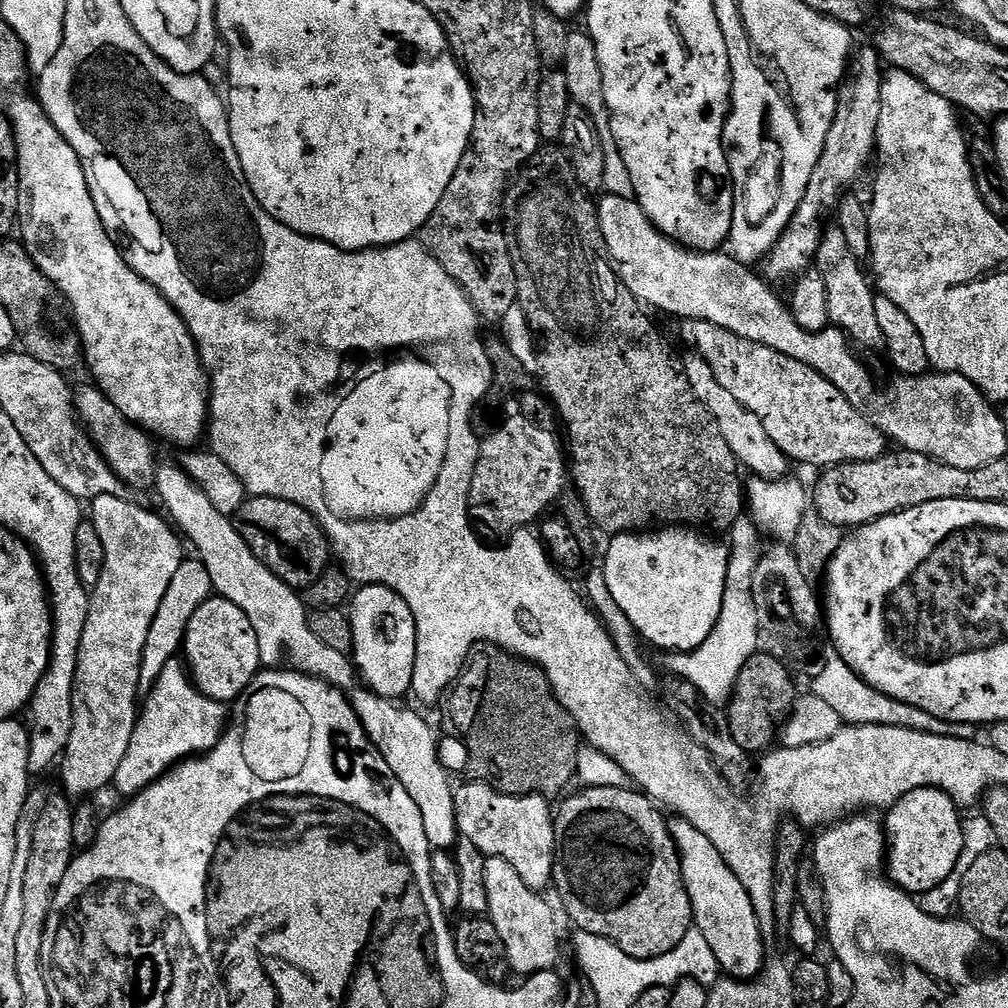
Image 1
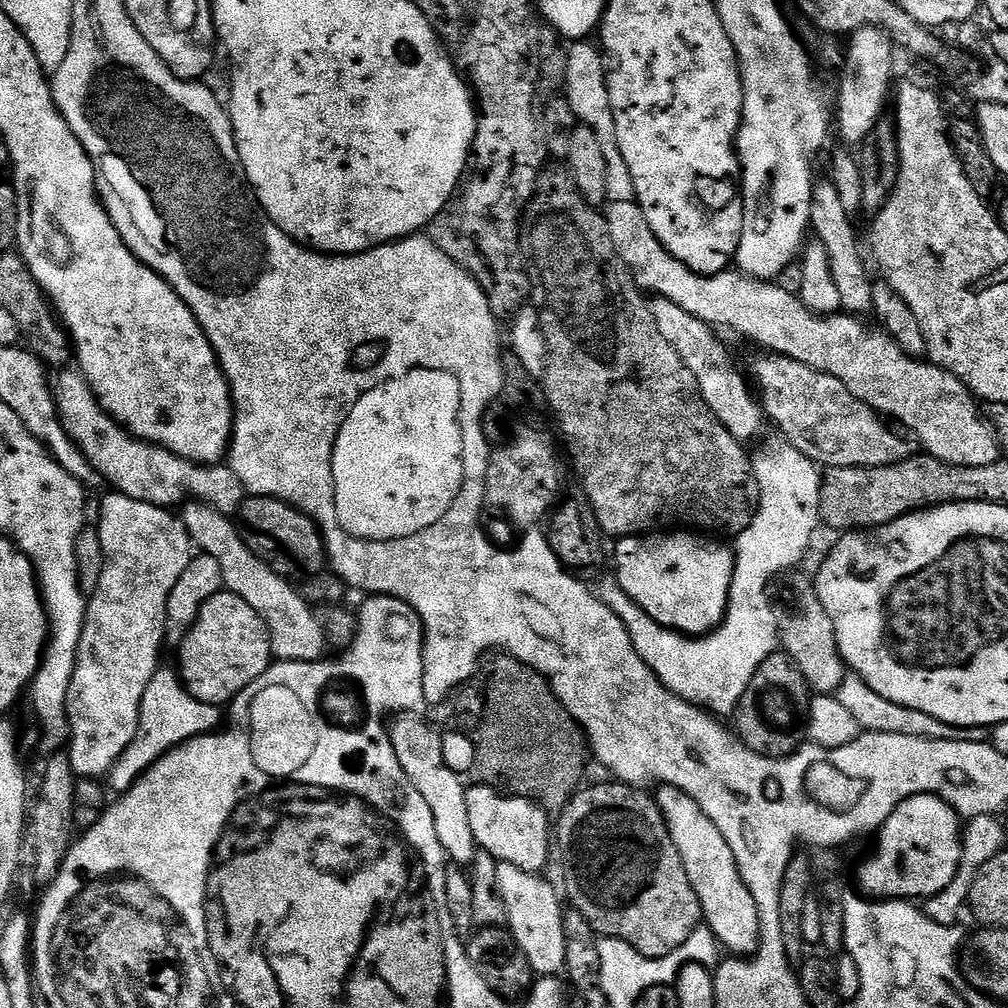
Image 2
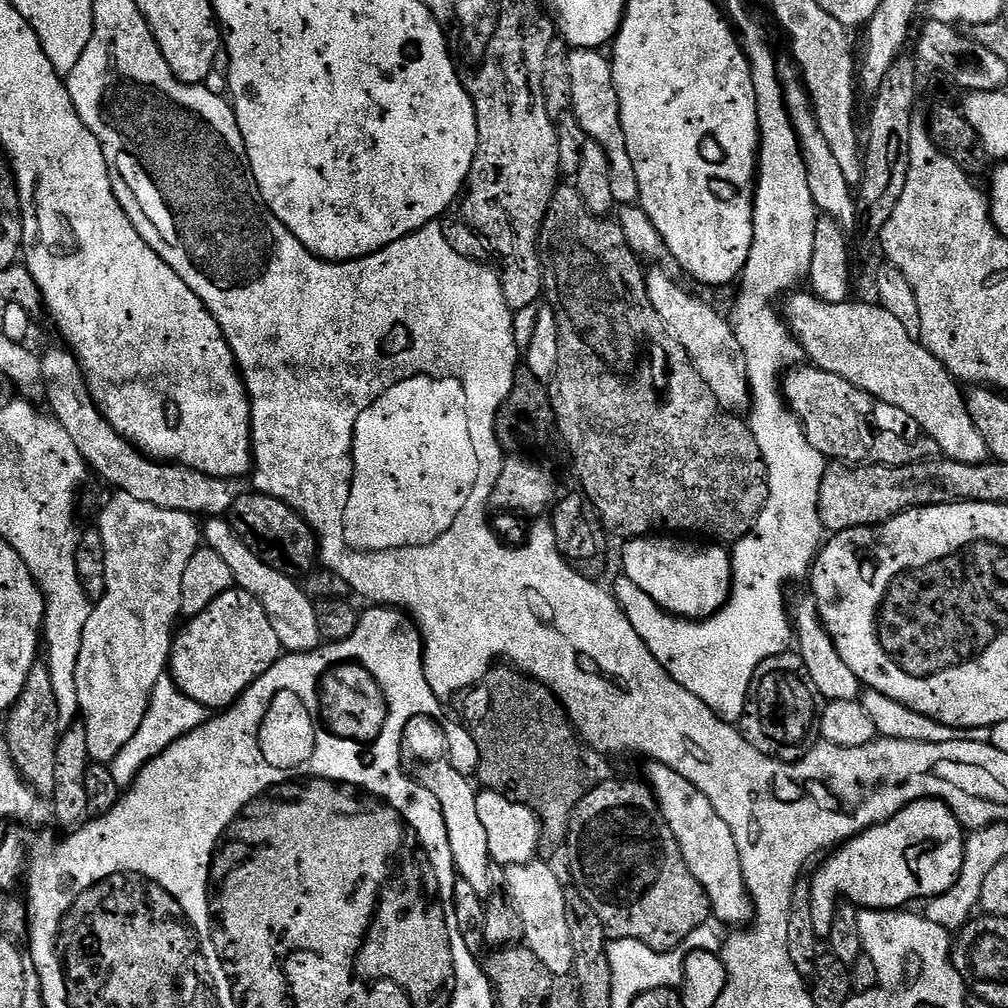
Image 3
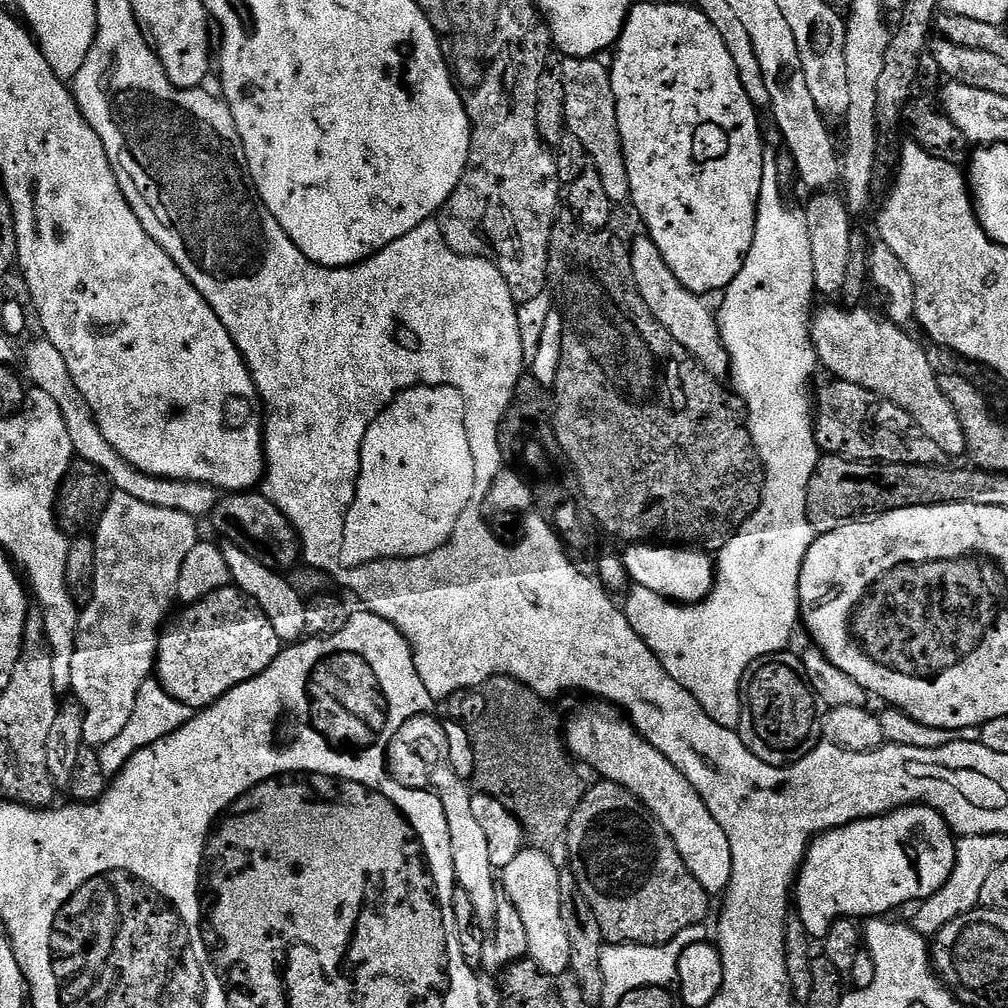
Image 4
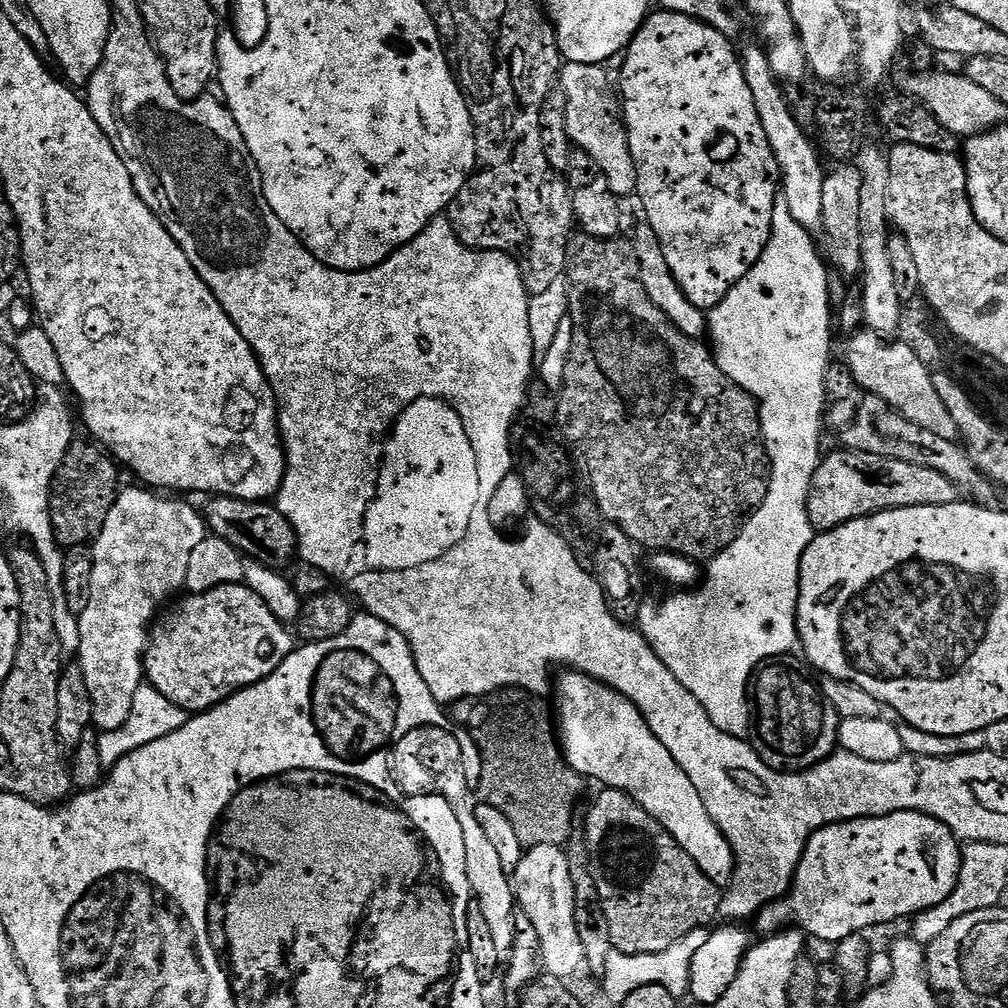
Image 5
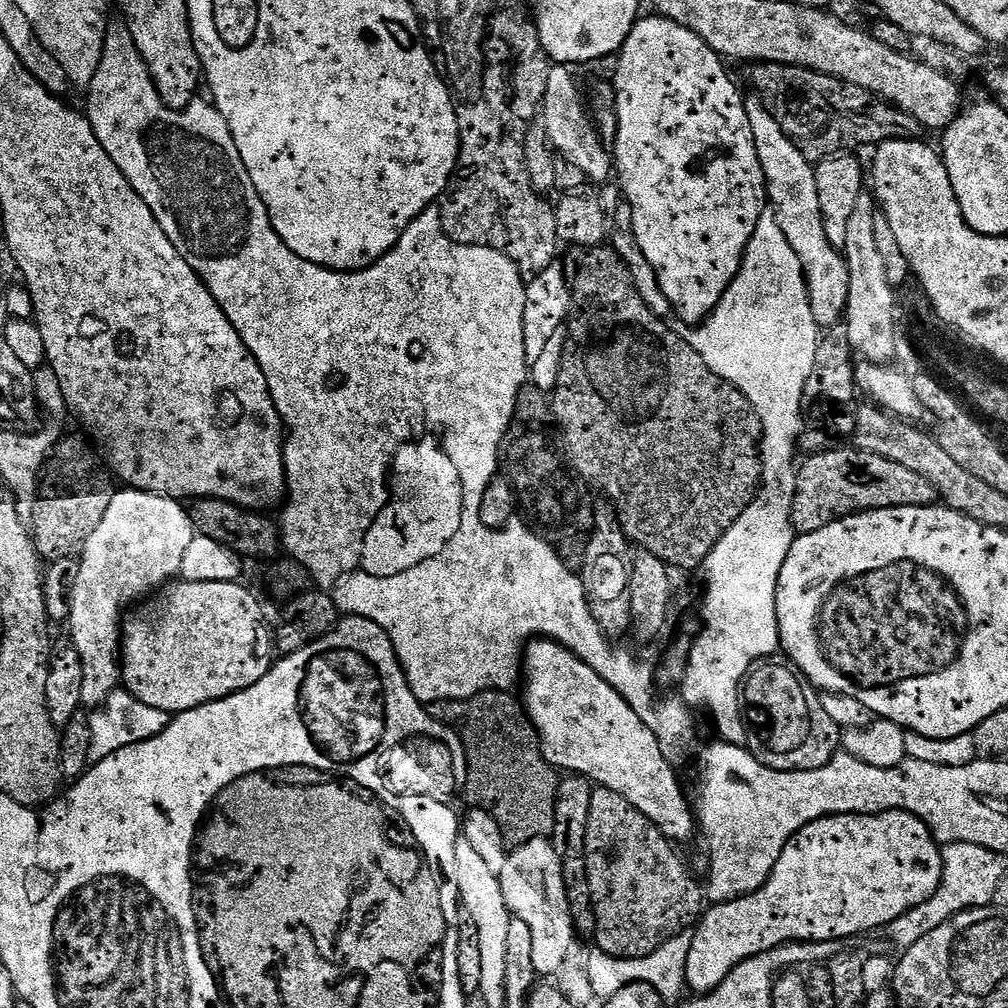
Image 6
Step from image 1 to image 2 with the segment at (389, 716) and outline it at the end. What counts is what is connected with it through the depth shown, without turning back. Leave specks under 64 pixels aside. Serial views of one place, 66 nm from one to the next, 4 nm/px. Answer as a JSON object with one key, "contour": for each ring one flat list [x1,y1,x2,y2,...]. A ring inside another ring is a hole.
{"contour":[[416,716,399,717,397,724,389,729,389,740,400,769,430,807,435,820,435,833,445,855,457,865,469,865,476,851,476,843,470,830,469,815,466,814,465,785,462,786,461,777,443,762,441,737,434,736,431,728,418,719]]}

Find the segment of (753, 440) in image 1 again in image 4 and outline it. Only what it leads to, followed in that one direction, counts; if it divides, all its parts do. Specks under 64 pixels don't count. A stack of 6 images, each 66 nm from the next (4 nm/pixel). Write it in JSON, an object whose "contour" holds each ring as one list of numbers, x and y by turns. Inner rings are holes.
{"contour":[[641,234,636,237,629,245,629,252,638,294,642,294,642,302,650,306,657,322,693,356,704,371,716,379,725,379,731,373,731,360,721,340,719,319,713,309,711,312,699,295,689,292,678,282,651,236]]}

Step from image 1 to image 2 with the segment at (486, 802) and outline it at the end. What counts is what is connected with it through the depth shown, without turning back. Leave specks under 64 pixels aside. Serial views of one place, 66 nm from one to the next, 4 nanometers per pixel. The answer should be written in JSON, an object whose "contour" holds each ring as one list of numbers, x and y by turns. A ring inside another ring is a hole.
{"contour":[[469,787,465,794,466,814,475,843,501,864,518,866,518,870,543,873,548,864,548,820,545,812,529,800,502,798,493,788]]}

